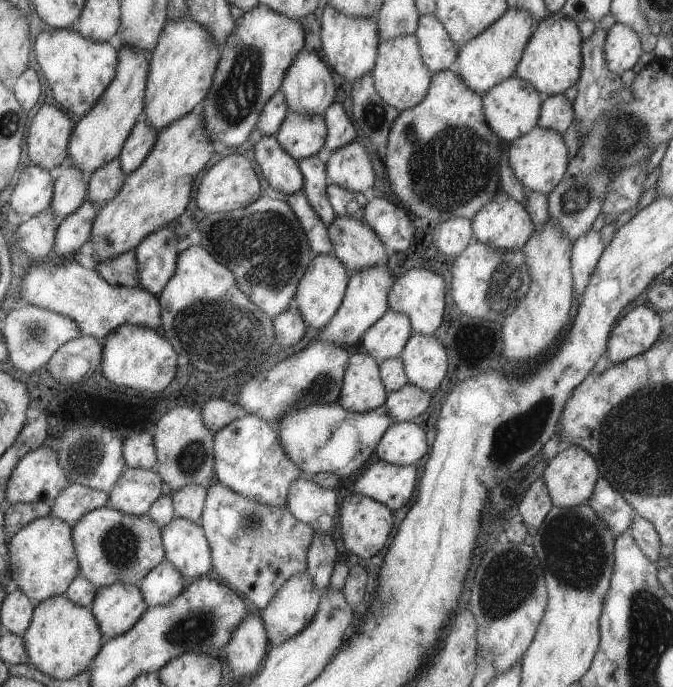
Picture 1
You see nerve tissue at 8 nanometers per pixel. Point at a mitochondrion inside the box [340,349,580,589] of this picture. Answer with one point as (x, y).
(517, 435)

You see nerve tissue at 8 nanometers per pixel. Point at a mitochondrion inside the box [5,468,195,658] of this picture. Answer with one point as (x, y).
(120, 546)

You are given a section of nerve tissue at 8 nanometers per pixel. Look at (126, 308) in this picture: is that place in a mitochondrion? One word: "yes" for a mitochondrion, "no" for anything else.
no

